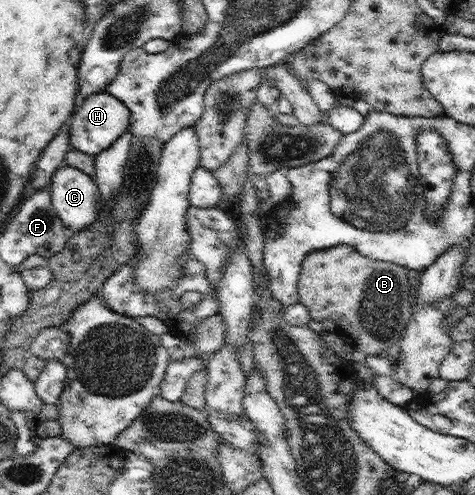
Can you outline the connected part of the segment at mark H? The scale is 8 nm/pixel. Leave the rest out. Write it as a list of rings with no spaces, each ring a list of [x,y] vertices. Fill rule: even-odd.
[[[108,91],[87,96],[79,100],[79,105],[72,115],[69,136],[71,146],[80,152],[97,155],[112,146],[117,138],[129,130],[130,117],[129,108]]]

